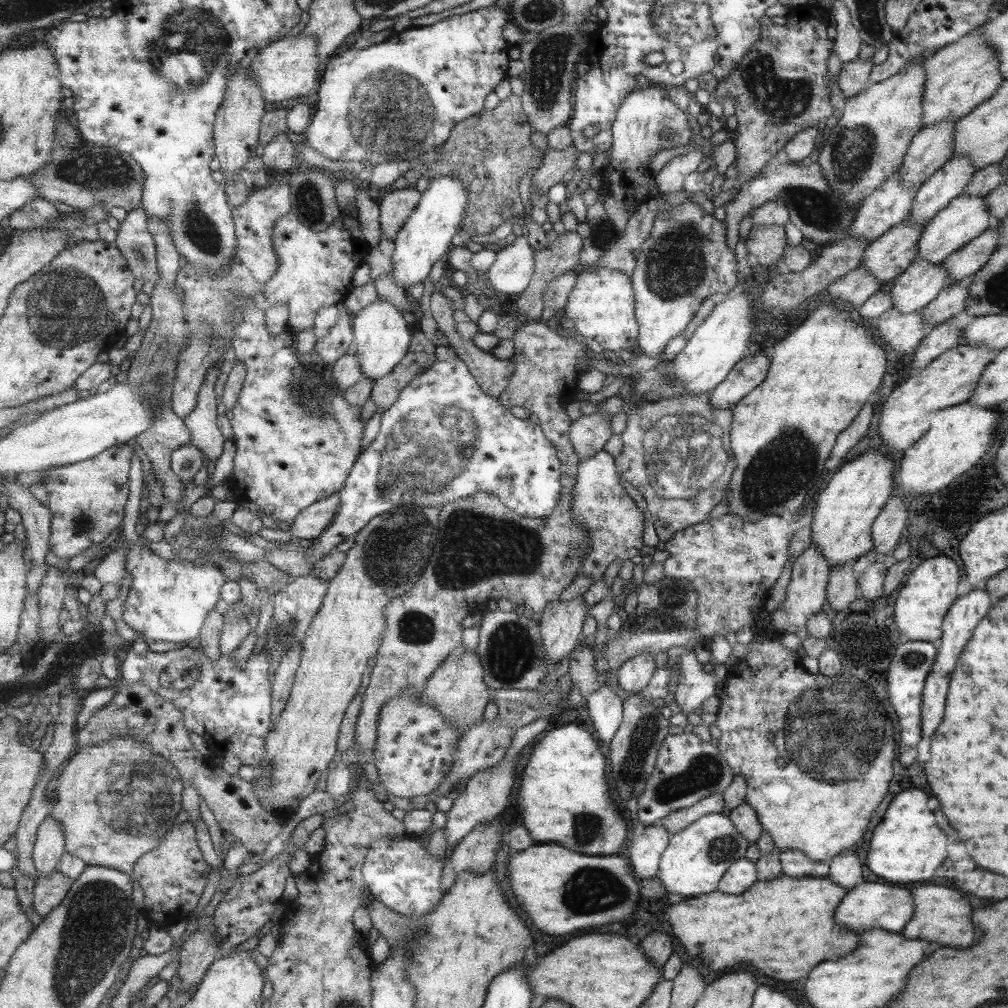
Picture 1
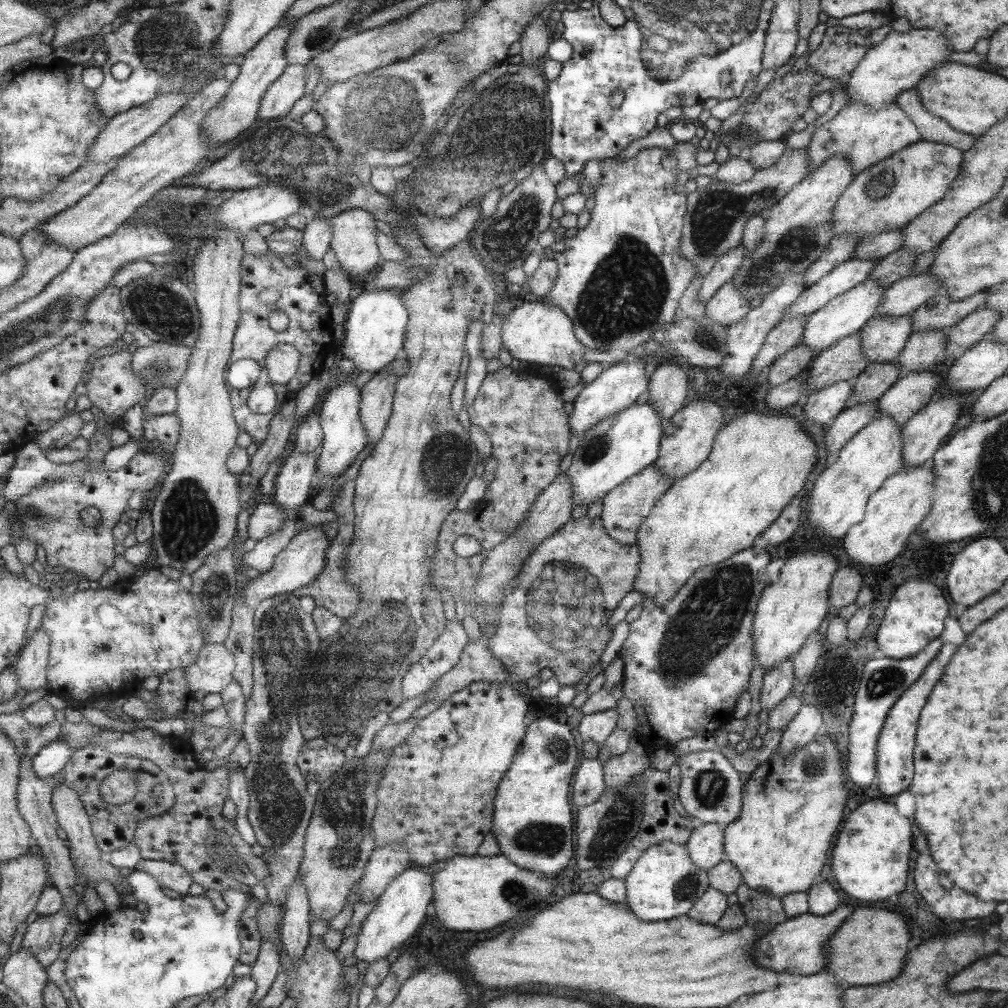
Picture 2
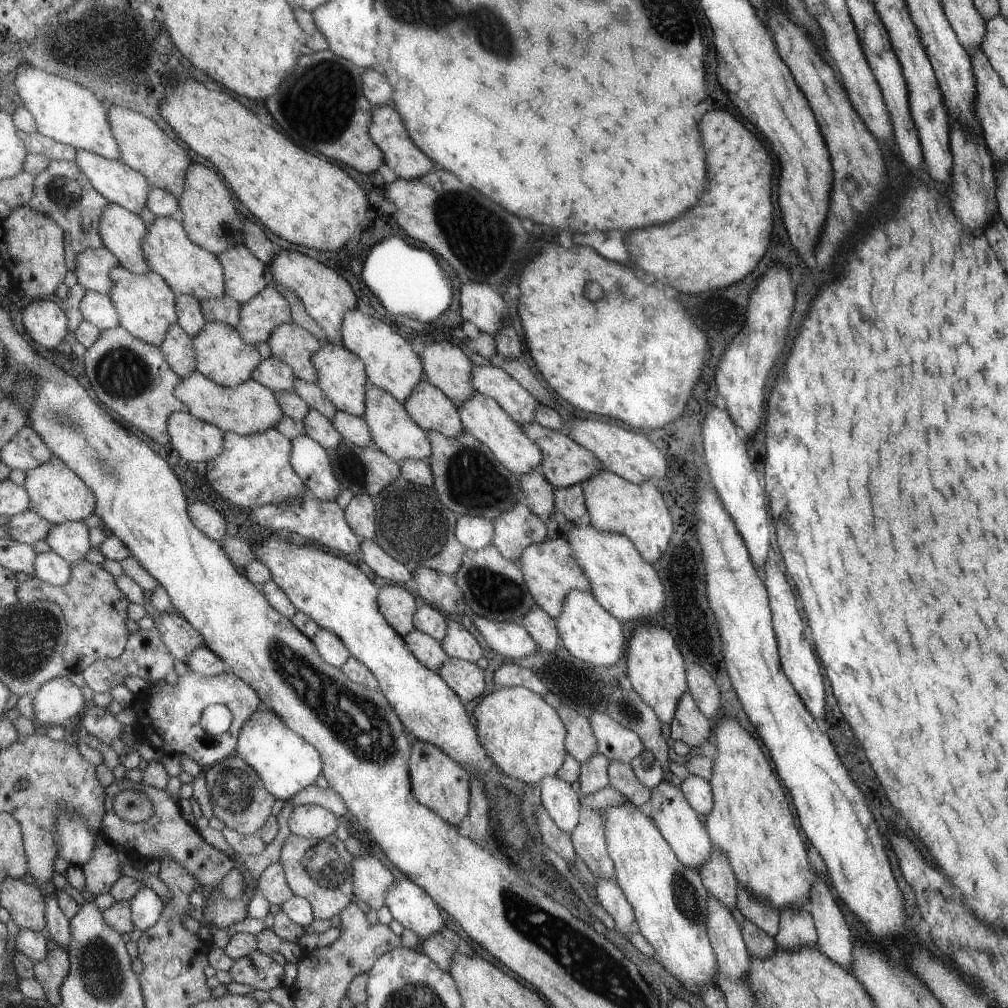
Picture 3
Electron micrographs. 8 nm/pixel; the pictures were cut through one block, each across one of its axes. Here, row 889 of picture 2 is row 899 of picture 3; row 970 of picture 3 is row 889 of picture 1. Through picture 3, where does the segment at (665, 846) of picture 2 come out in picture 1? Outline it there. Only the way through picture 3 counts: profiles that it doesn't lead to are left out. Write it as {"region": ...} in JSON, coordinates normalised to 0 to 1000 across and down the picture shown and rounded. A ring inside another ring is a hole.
{"region":[[[720,806],[700,808],[666,828],[655,849],[651,869],[664,886],[680,891],[707,885],[724,858],[739,849],[742,838]]]}

